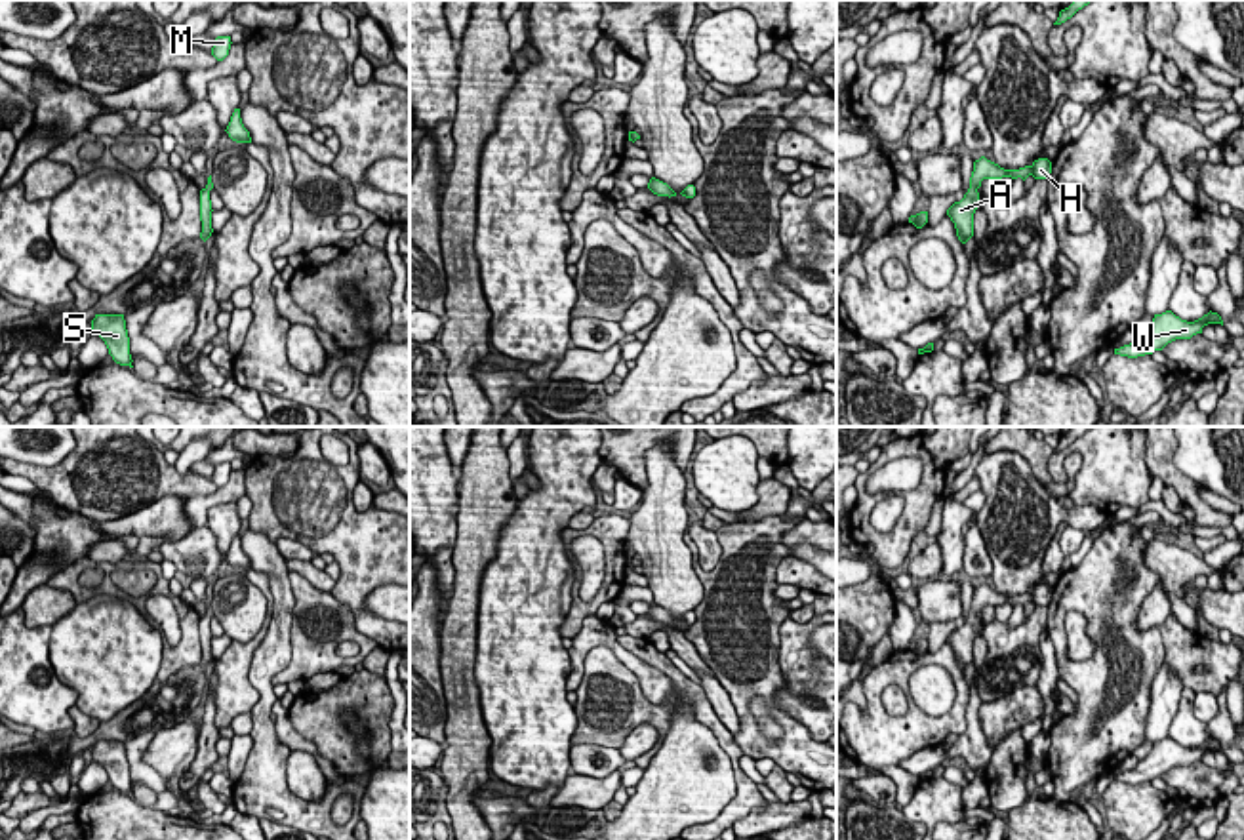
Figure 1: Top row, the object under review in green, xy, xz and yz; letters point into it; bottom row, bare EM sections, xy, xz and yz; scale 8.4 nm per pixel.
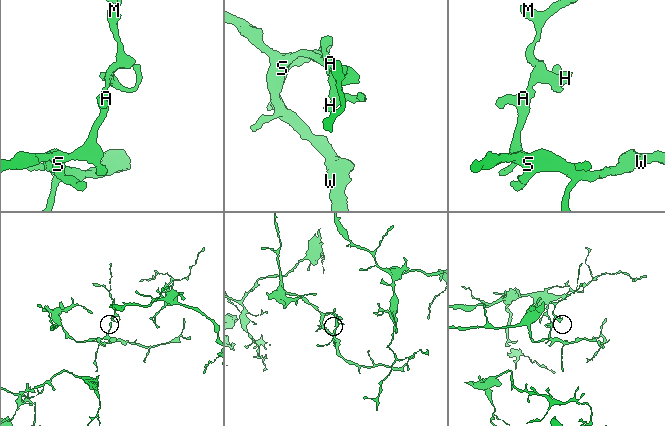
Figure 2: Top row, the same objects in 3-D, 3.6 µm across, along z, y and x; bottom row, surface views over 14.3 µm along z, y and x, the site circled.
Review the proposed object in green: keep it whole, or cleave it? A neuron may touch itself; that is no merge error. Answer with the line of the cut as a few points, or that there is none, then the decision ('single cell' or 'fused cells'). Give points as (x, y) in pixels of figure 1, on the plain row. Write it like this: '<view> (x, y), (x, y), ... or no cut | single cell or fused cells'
no cut | single cell

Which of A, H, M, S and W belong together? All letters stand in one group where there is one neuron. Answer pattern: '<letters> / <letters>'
A H M S W

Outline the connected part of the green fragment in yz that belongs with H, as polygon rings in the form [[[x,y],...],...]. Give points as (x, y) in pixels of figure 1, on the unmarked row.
[[[985,583],[975,587],[968,619],[960,629],[954,629],[947,636],[947,642],[954,650],[958,667],[966,670],[973,663],[973,640],[981,630],[977,615],[981,613],[983,606],[1021,604],[1025,608],[1029,602],[1033,602],[1034,606],[1048,606],[1050,600],[1052,589],[1048,585],[1038,585],[1031,592],[1019,596],[1004,596],[998,590],[987,587]]]

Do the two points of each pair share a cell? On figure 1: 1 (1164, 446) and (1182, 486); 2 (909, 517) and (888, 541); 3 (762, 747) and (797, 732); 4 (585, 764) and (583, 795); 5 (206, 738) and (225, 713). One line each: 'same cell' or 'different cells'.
1: same cell
2: same cell
3: same cell
4: different cells
5: different cells

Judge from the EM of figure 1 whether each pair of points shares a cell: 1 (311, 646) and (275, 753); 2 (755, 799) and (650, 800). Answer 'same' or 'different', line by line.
1: different
2: different

